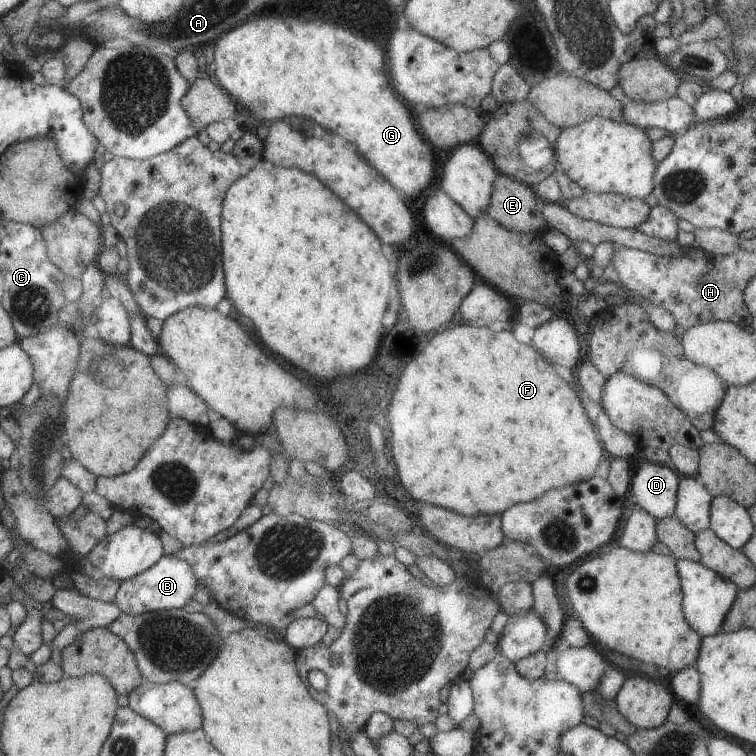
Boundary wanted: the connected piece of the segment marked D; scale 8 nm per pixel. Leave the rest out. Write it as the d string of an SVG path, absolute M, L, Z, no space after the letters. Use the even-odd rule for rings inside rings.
M647 460L641 463L640 468L634 464L630 495L636 496L639 509L656 520L674 515L682 476L669 464L652 464Z

